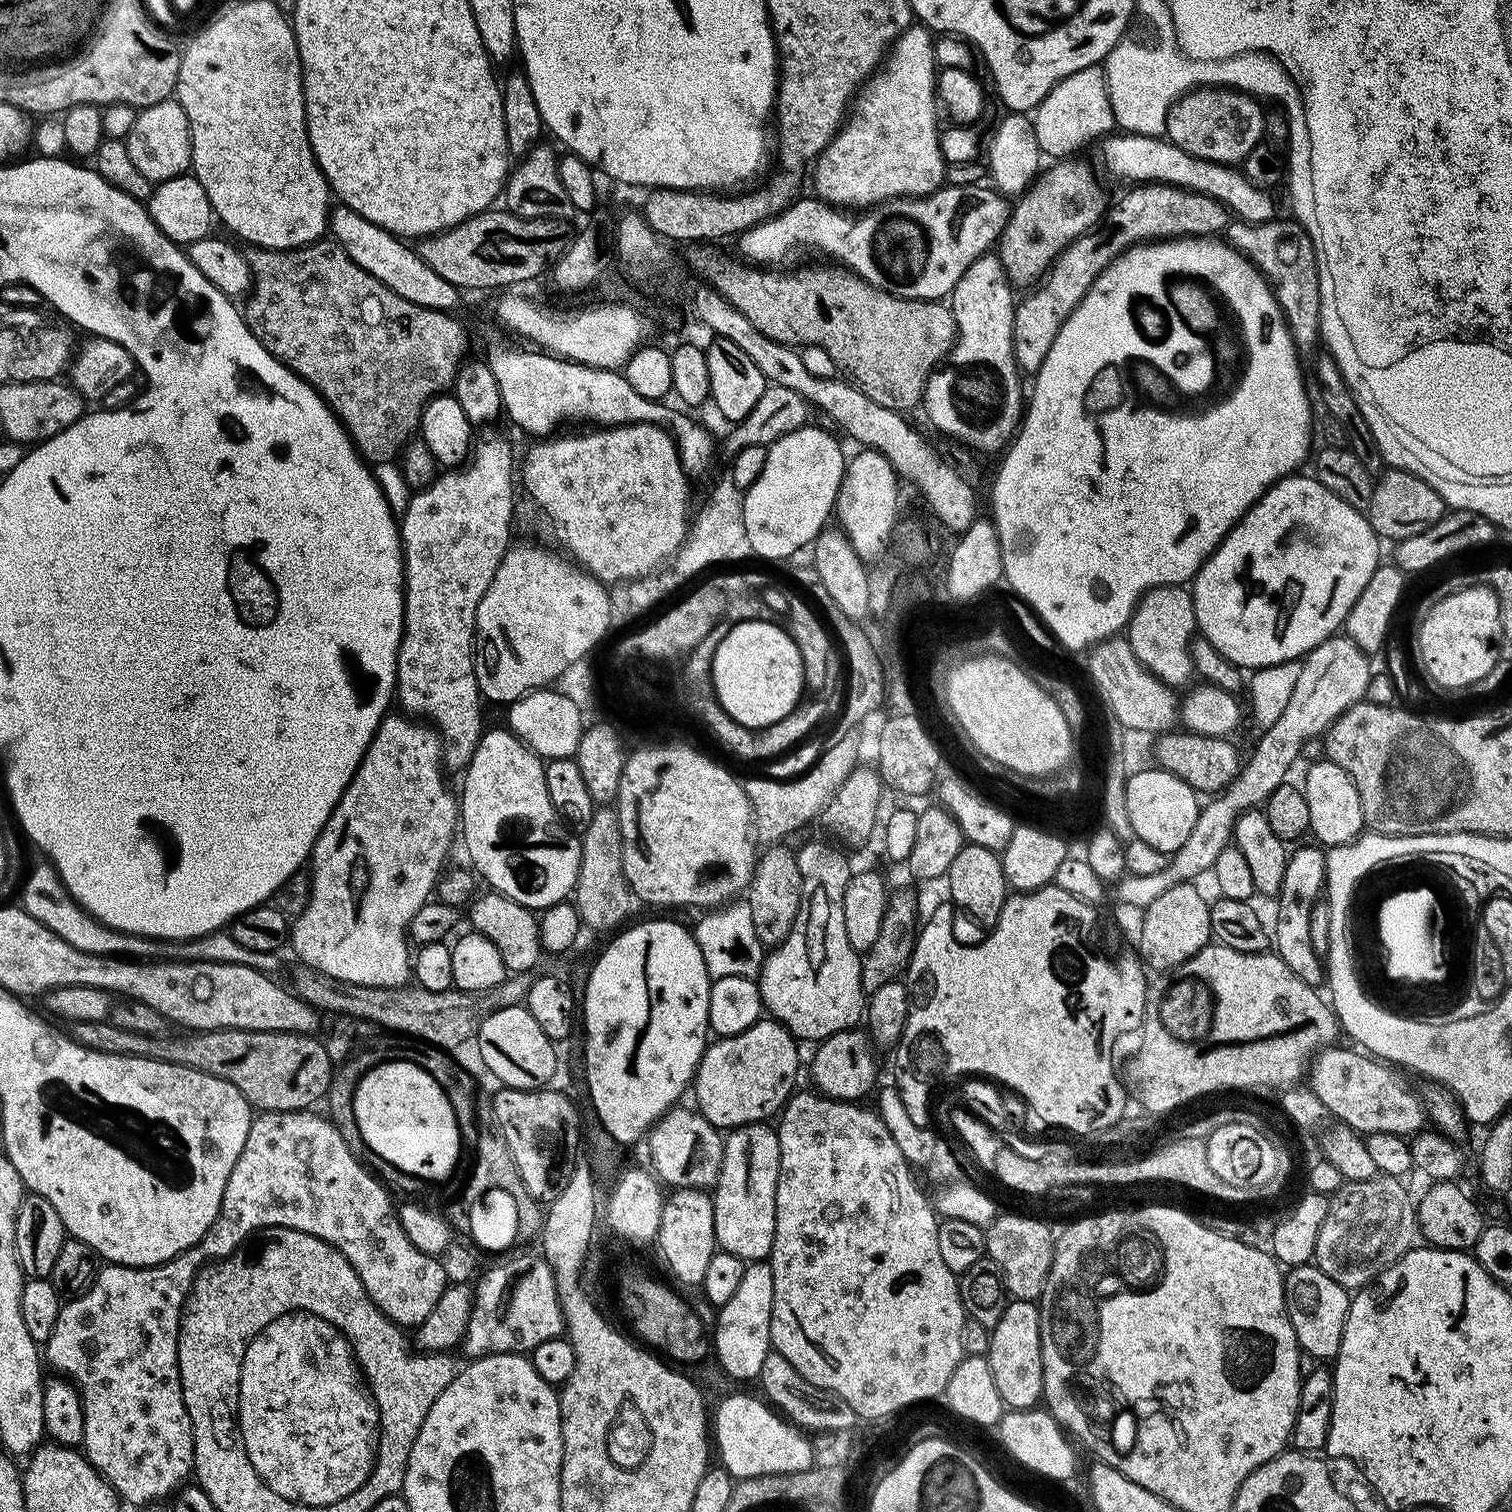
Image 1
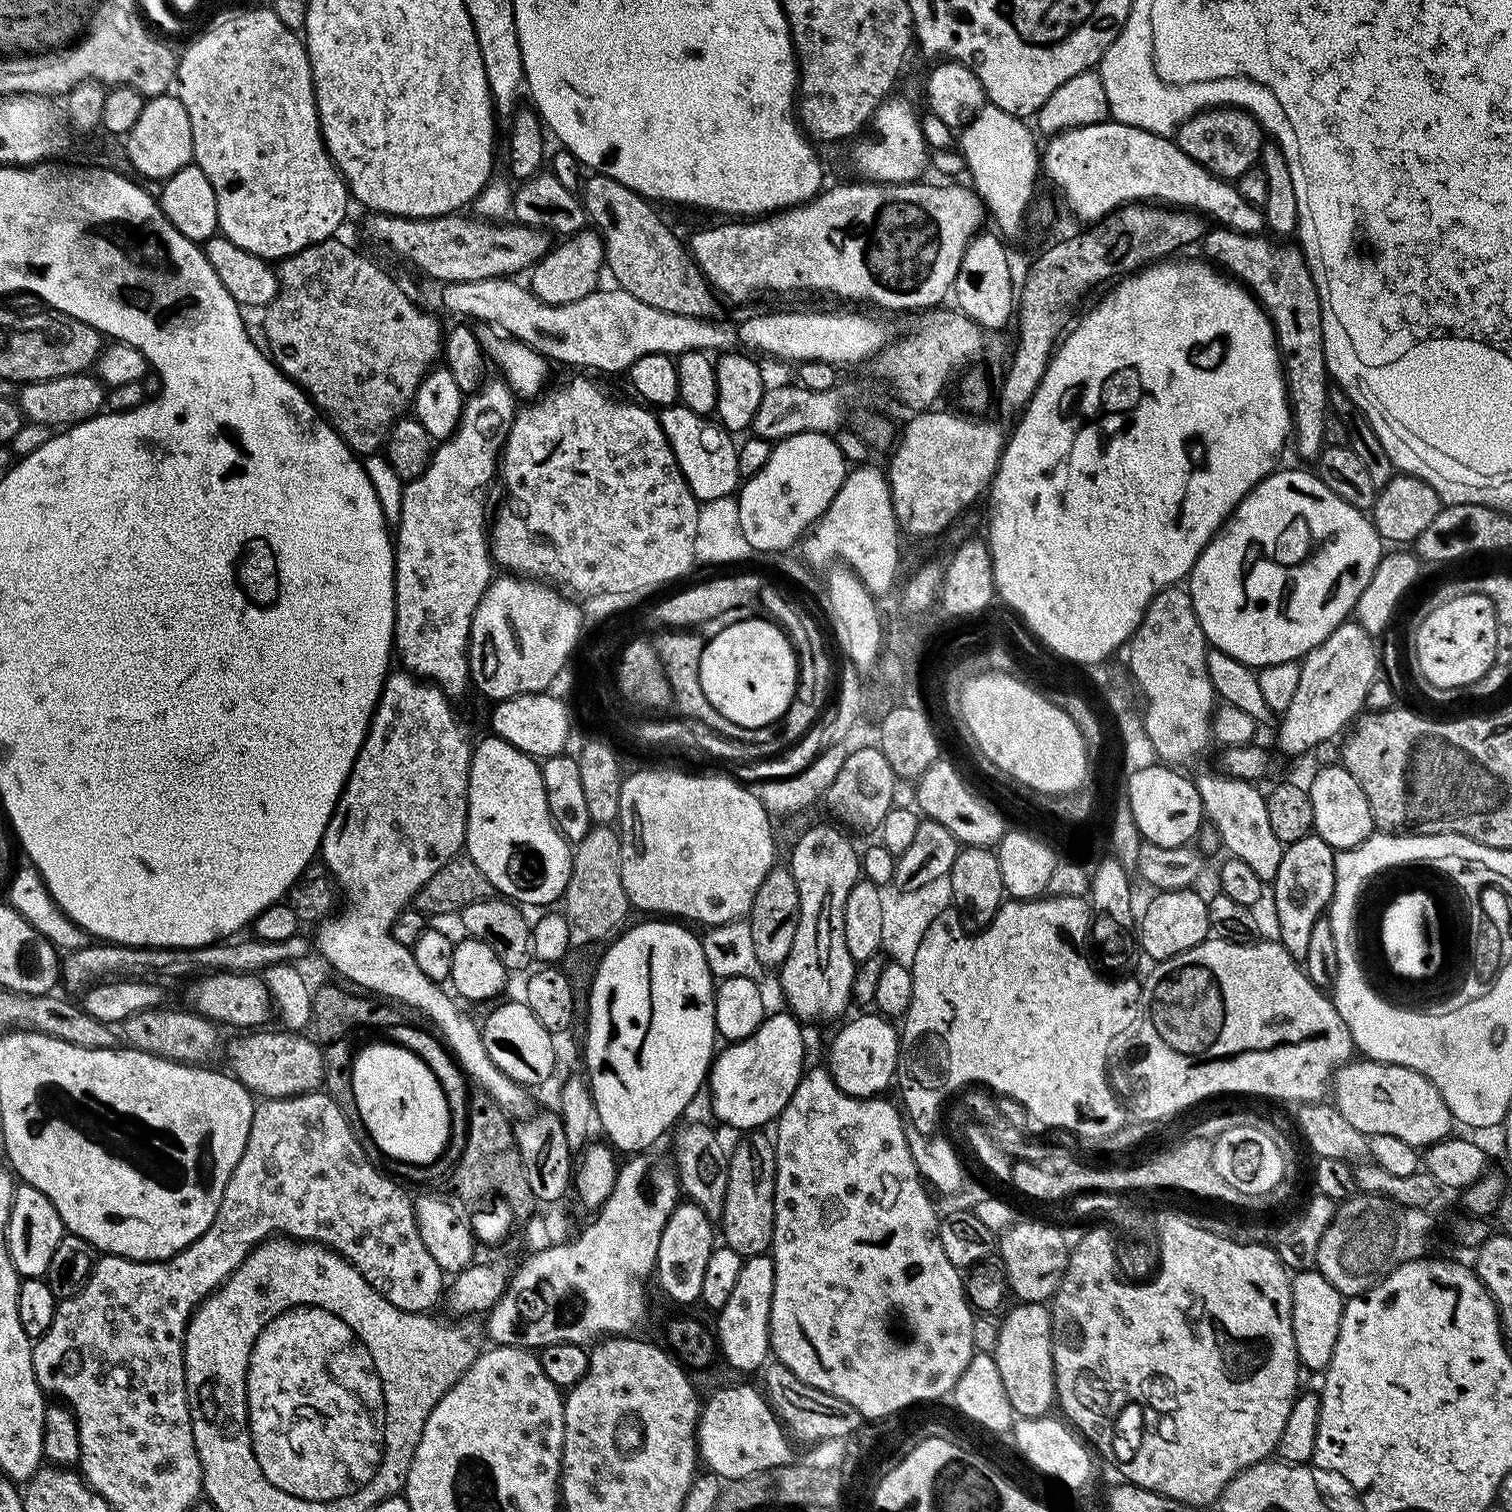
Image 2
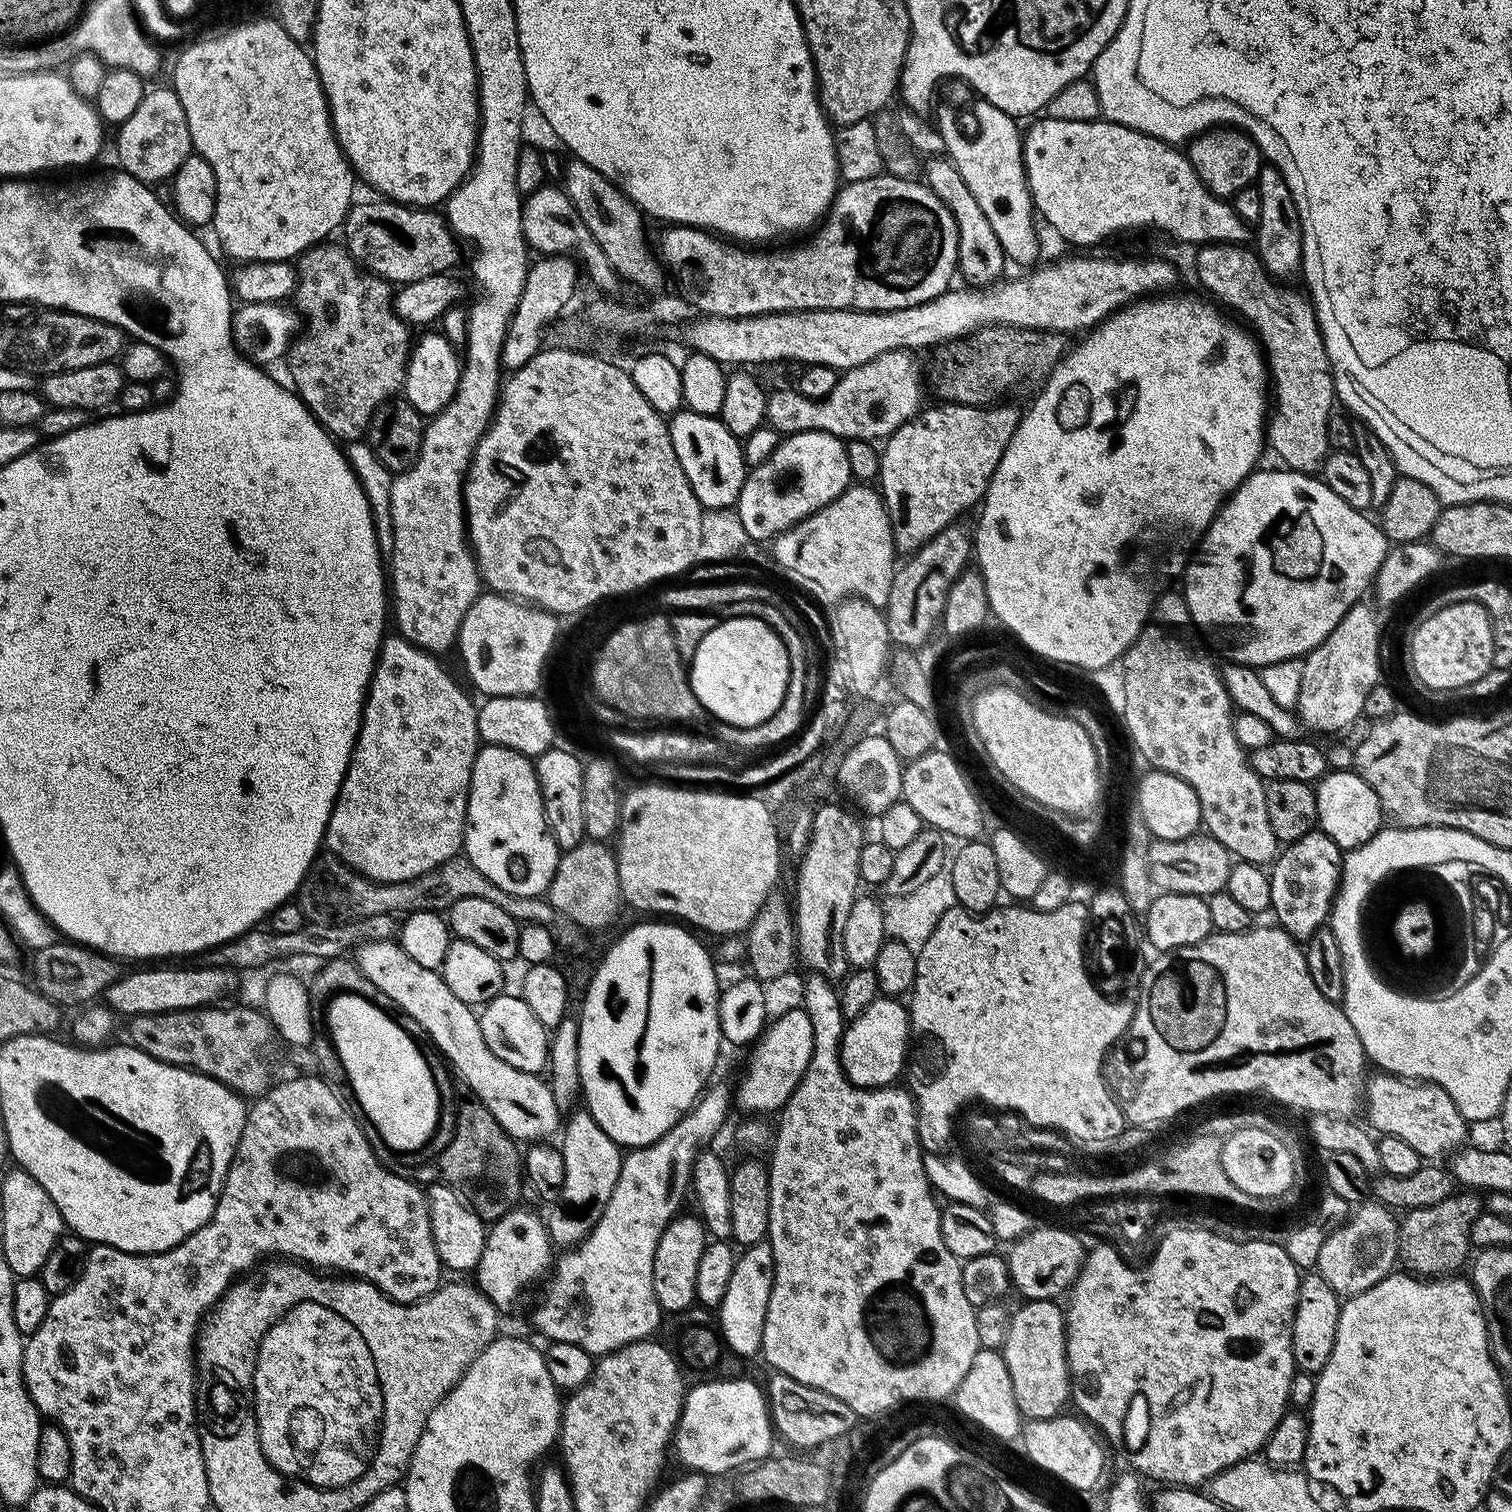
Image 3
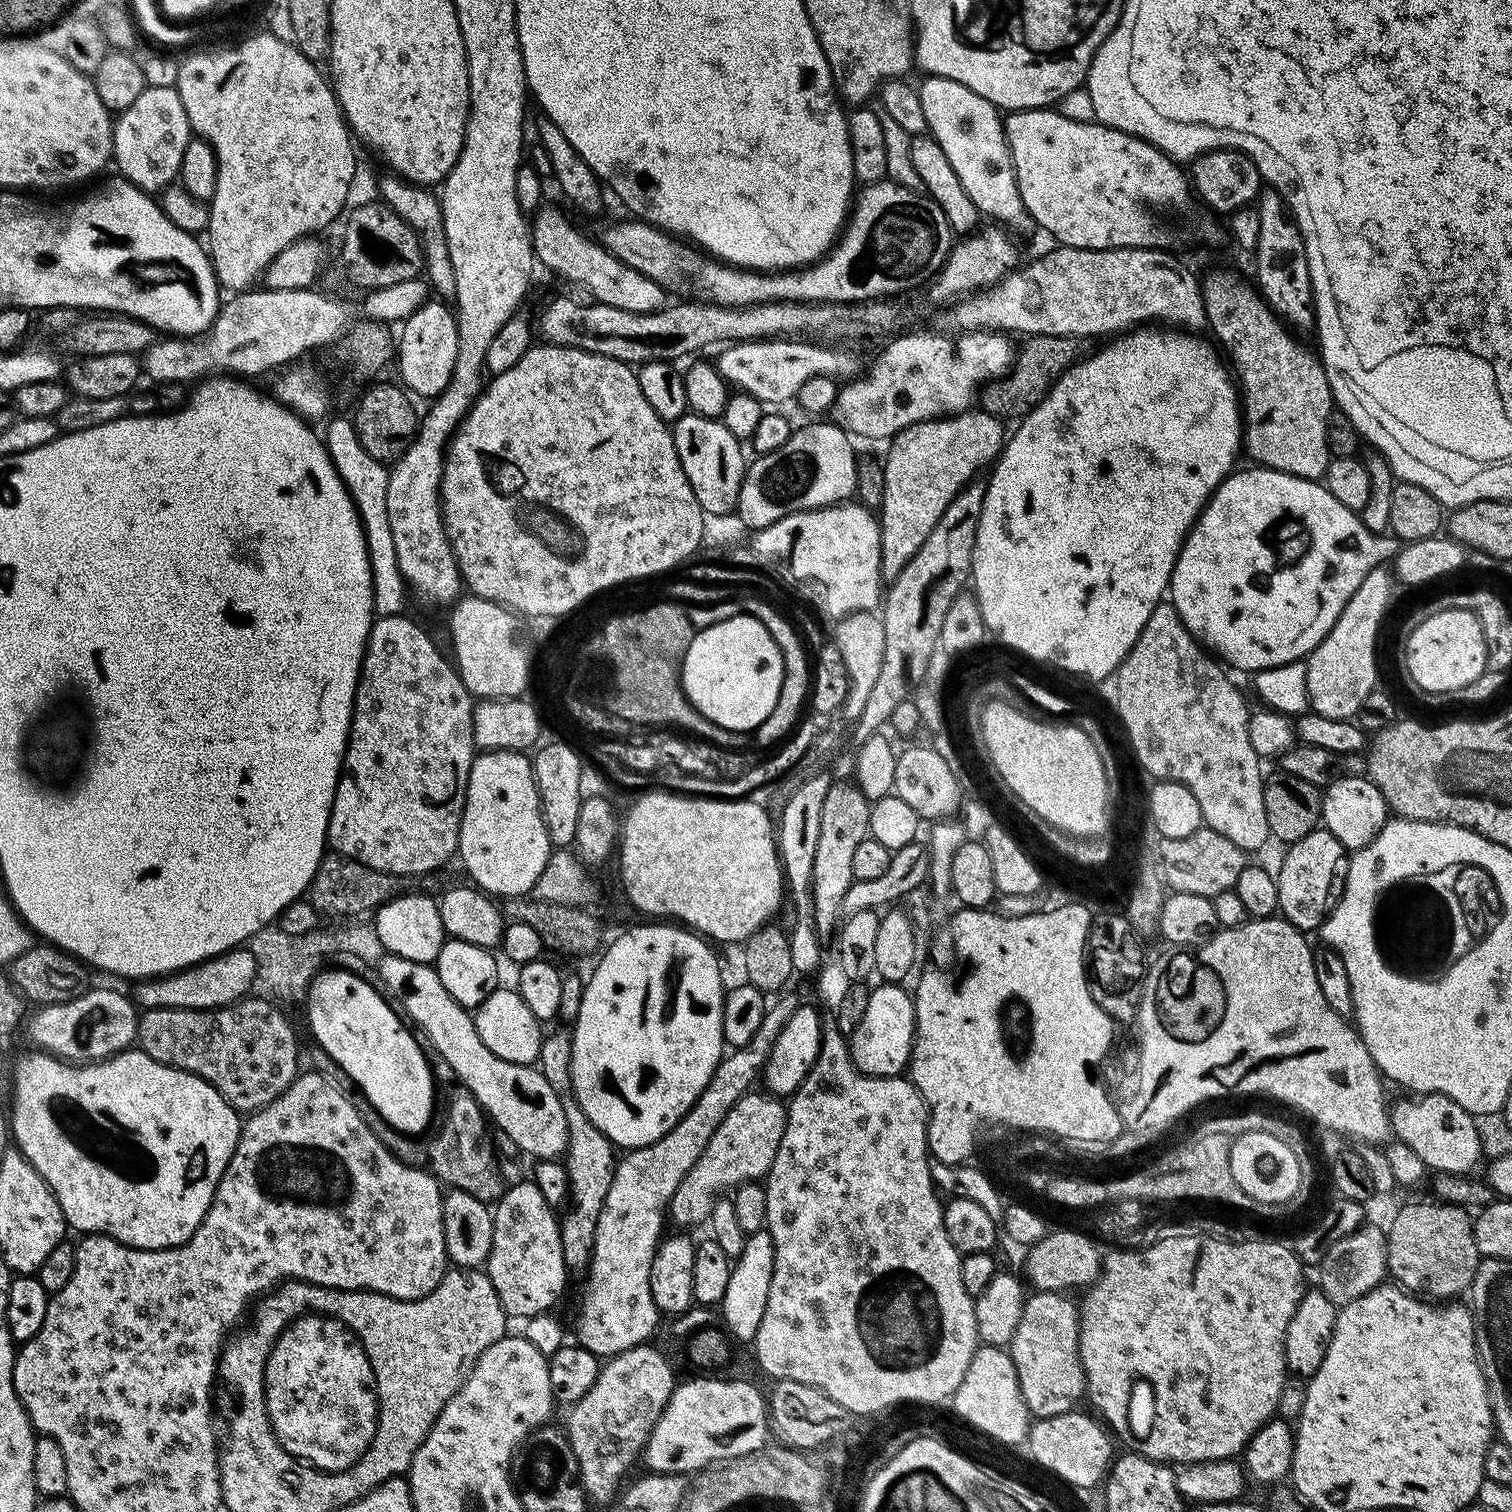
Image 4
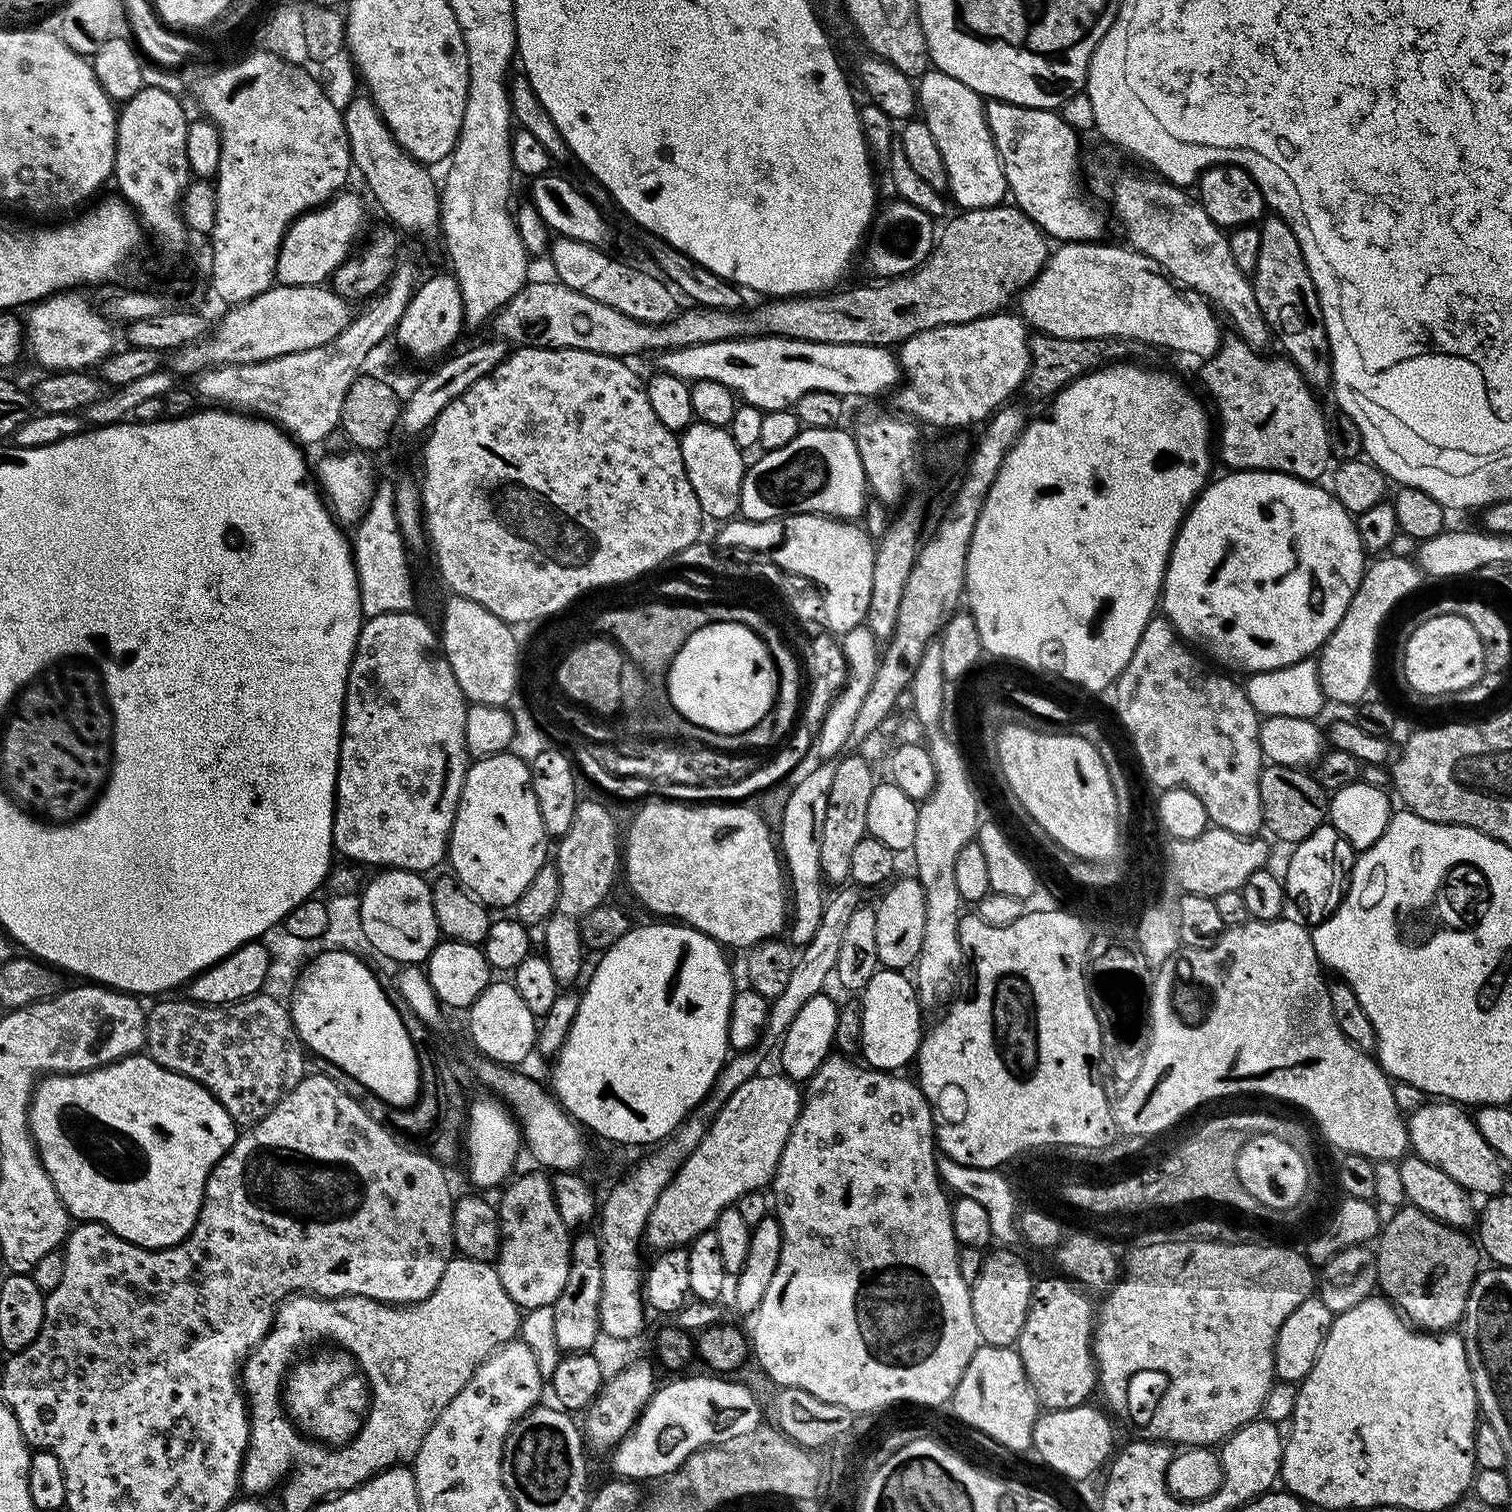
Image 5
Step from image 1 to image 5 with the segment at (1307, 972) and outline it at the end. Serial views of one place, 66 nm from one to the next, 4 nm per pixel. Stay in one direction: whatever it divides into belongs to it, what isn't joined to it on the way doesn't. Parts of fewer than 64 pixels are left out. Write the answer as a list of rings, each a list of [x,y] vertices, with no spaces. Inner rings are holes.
[[[1326,822],[1318,830],[1314,830],[1310,838],[1295,845],[1291,852],[1292,857],[1289,858],[1284,872],[1282,871],[1284,891],[1287,899],[1291,903],[1293,900],[1300,907],[1299,915],[1309,925],[1315,926],[1328,919],[1344,898],[1346,881],[1350,876],[1350,849],[1342,834],[1338,834],[1338,830],[1334,830]]]

